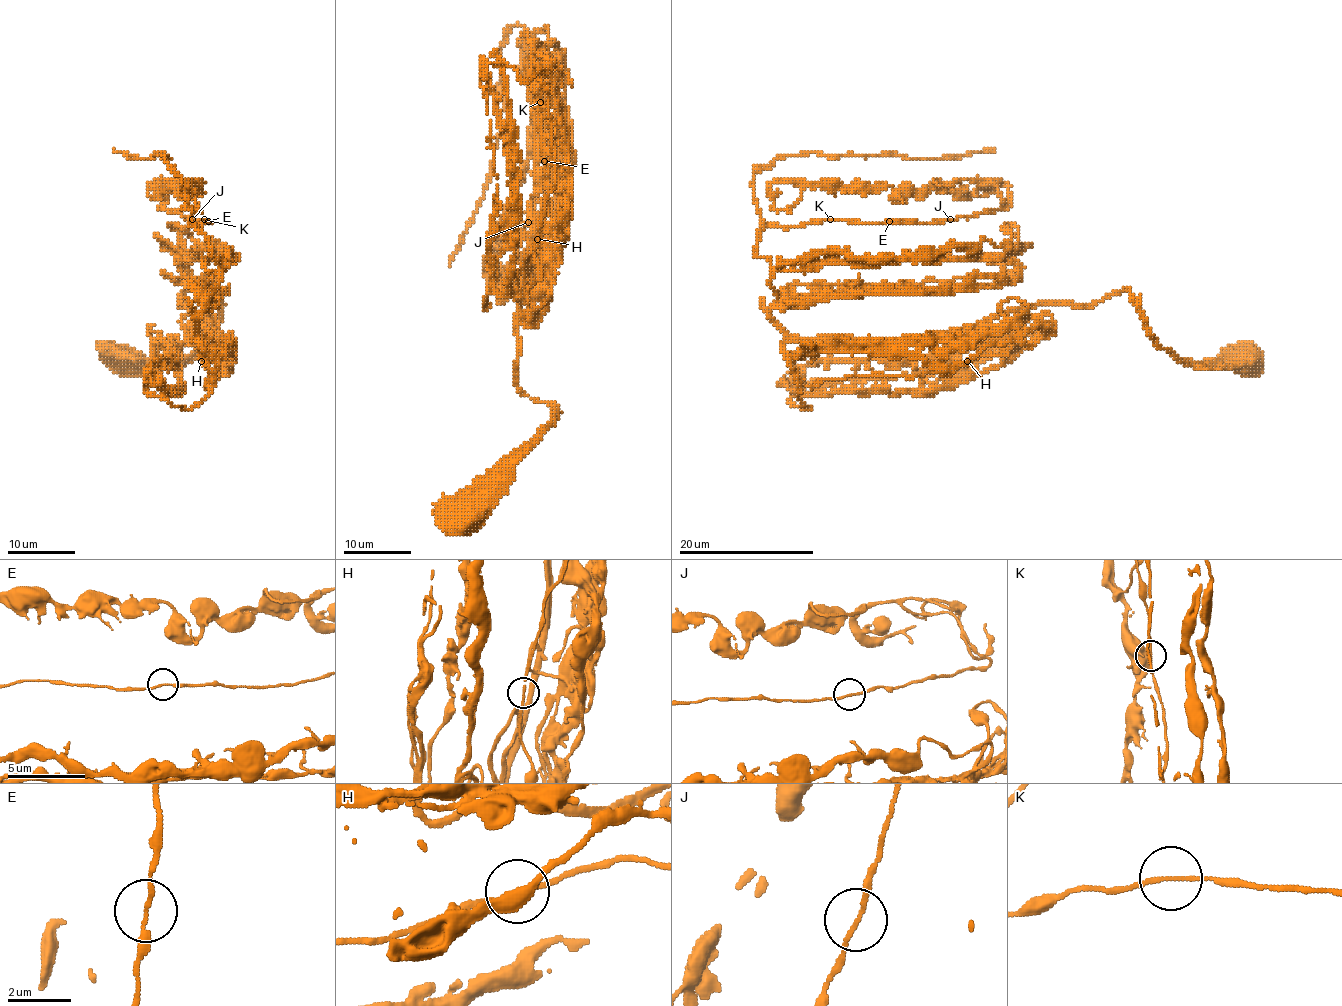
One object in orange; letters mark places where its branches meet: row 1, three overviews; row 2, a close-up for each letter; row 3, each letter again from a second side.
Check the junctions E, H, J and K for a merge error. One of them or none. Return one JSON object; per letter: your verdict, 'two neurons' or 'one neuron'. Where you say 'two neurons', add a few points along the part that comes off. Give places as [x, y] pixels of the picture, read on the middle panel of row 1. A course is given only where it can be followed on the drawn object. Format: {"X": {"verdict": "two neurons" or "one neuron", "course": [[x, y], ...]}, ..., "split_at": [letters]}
{"E": {"verdict": "one neuron"}, "H": {"verdict": "one neuron"}, "J": {"verdict": "one neuron"}, "K": {"verdict": "one neuron"}, "split_at": []}

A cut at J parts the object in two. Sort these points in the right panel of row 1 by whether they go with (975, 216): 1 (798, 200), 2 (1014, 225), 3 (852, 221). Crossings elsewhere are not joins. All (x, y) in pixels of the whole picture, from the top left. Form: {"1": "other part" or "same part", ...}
{"1": "same part", "2": "other part", "3": "other part"}

